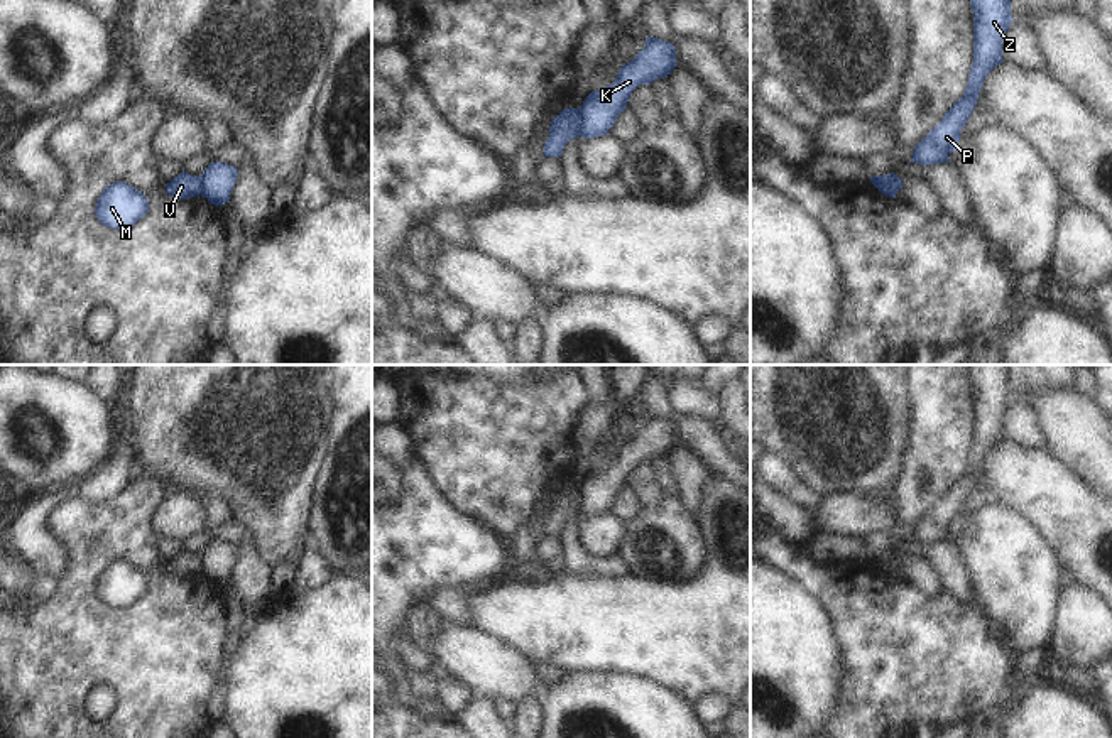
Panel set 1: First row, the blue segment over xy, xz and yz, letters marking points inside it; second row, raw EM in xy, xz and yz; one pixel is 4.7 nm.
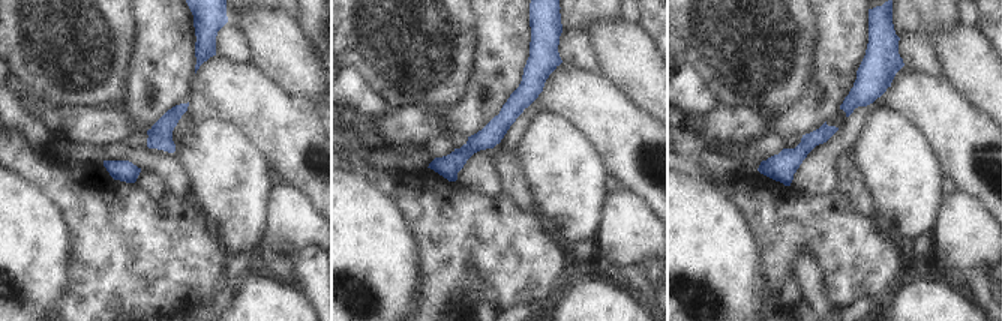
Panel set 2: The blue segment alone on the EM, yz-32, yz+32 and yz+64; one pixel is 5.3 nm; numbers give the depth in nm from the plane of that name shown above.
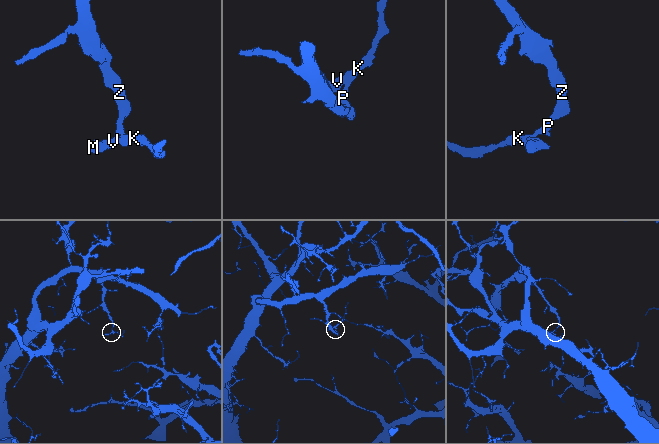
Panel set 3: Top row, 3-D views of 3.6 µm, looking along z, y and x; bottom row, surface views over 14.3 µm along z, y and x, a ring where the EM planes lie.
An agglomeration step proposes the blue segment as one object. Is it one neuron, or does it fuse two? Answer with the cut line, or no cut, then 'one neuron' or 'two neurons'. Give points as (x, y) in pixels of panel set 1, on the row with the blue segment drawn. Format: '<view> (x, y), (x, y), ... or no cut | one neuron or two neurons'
xz (577, 108), (580, 135) | two neurons

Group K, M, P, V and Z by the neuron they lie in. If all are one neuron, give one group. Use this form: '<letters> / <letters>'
K P Z / M V

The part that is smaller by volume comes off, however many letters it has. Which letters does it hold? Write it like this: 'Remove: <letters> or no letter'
Remove: M, V

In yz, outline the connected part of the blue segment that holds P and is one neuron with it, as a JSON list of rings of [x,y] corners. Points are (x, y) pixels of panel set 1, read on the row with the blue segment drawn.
[[[970,0],[973,10],[973,62],[963,96],[953,103],[941,122],[914,145],[909,162],[921,166],[950,162],[960,132],[972,115],[987,74],[1000,62],[1004,35],[1012,24],[1011,0]]]

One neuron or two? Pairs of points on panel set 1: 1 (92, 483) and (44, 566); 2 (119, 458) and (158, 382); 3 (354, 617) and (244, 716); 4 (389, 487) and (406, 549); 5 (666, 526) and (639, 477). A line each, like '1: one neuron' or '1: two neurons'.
1: one neuron
2: two neurons
3: one neuron
4: two neurons
5: one neuron

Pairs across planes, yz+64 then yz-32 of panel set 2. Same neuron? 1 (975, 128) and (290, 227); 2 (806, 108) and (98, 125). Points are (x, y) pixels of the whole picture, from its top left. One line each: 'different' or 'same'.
1: different
2: different

